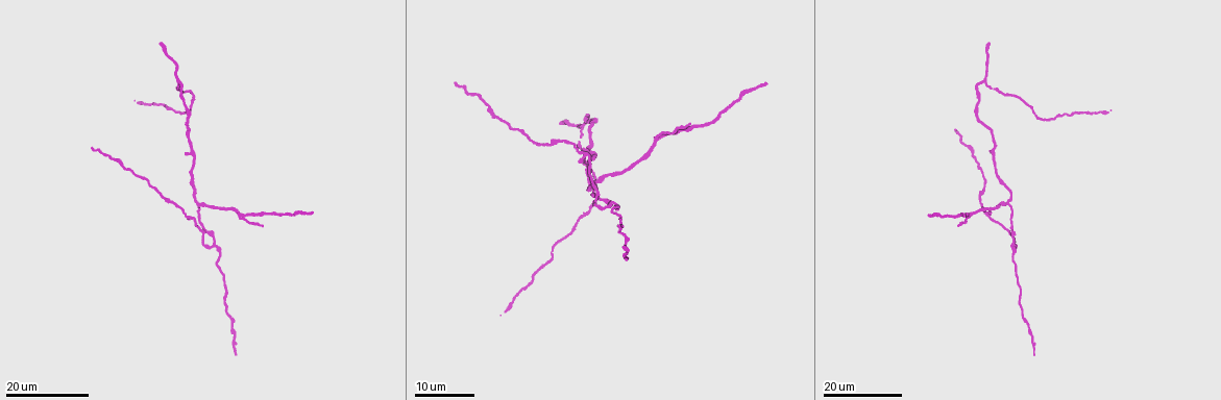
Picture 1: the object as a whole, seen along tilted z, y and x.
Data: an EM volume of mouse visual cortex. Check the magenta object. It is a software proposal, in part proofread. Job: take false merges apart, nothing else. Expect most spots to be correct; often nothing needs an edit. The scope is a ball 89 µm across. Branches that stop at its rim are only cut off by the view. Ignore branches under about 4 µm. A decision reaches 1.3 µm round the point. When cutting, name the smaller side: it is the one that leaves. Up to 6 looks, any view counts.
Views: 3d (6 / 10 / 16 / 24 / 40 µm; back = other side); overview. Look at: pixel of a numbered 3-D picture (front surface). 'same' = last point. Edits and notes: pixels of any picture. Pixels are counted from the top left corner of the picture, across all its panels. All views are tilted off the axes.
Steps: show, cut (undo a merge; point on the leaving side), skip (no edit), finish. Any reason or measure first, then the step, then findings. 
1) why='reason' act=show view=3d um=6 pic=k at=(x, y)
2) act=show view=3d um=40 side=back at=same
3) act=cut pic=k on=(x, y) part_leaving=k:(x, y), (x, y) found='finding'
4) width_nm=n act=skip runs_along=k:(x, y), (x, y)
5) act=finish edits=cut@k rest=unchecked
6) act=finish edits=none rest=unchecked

why='arms part here' act=show view=3d um=24 pic=1 at=(240, 217)

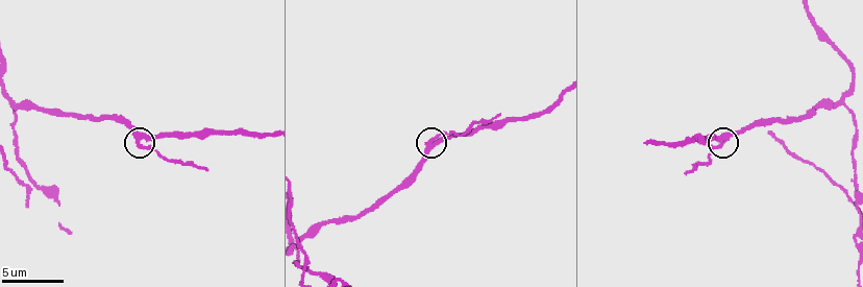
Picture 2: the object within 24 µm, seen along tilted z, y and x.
why='closer look' act=show view=3d um=10 pic=2 at=(719, 144)

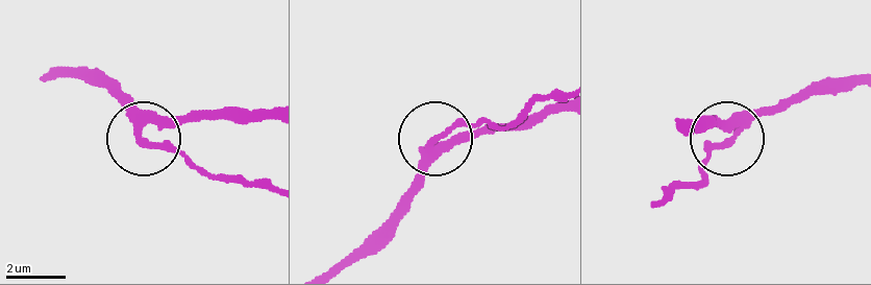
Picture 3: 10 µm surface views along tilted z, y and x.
width_nm=290 act=skip runs_along=3:(854, 82), (814, 87), (744, 122), (712, 147), (700, 184) found='continuous, no second neuron'

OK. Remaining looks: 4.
why='arms part here' act=show view=3d um=16 pic=2 at=(61, 228)

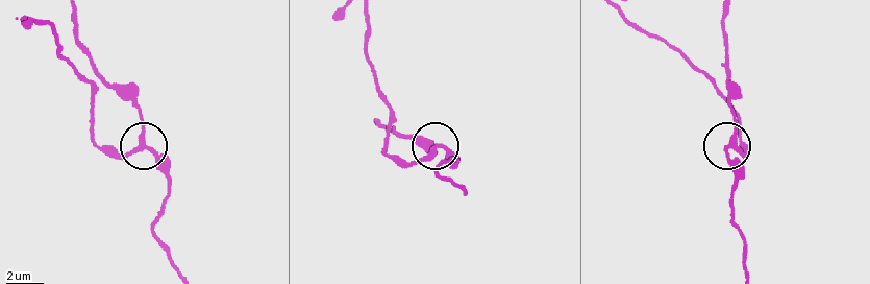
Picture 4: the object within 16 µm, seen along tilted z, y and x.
act=show view=3d um=16 side=back pic=4 at=(733, 146)

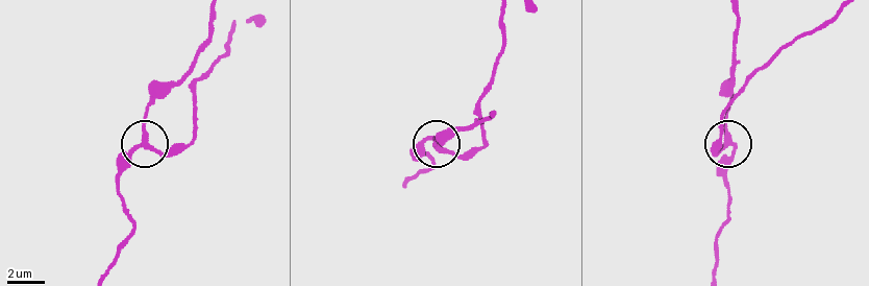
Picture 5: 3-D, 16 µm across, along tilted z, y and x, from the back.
arms=3 act=skip found='continuous, no second neuron'

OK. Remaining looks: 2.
why='three-way junction' act=show view=3d um=24 pic=1 at=(985, 84)

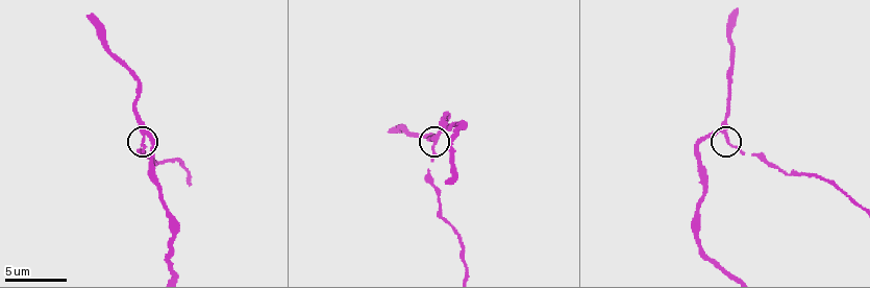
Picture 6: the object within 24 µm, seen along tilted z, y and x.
act=show view=3d um=6 pic=6 at=(144, 134)

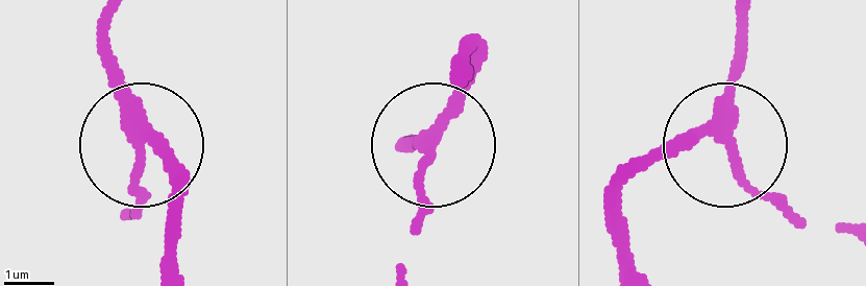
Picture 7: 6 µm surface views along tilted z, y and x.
side_arm_um=11 act=skip runs_along=7:(178, 273), (174, 187), (137, 137), (100, 17) found='all the same neuron'

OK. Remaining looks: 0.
act=finish edits=none rest=unchecked

